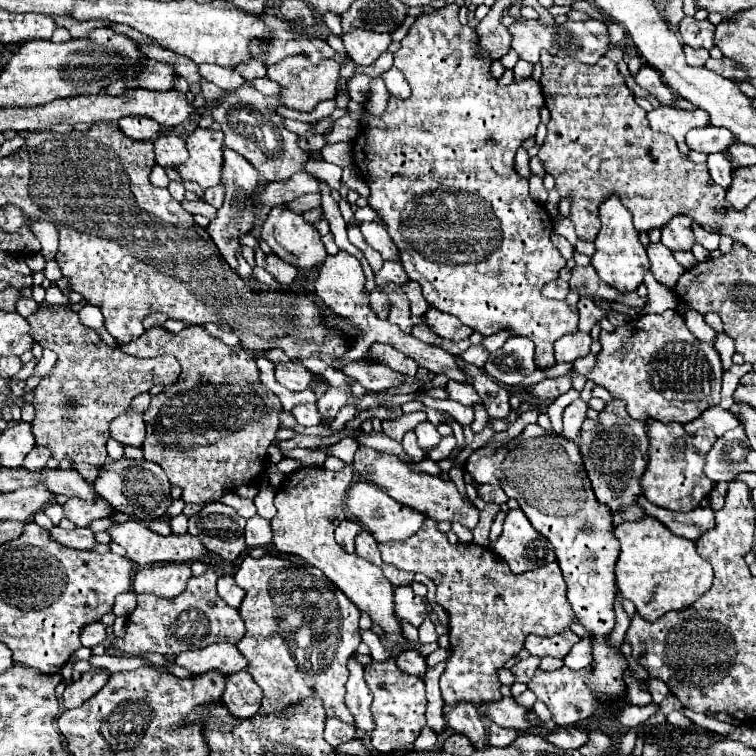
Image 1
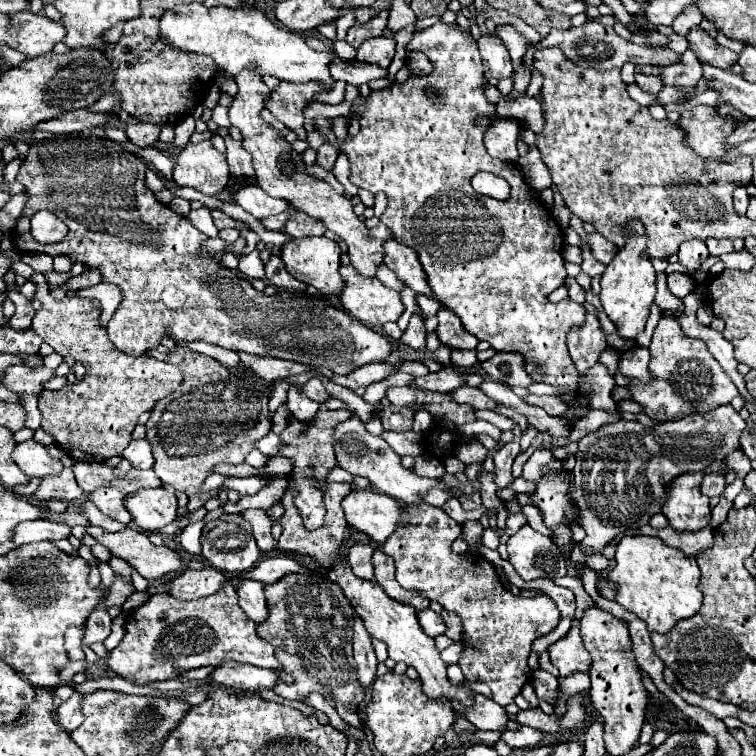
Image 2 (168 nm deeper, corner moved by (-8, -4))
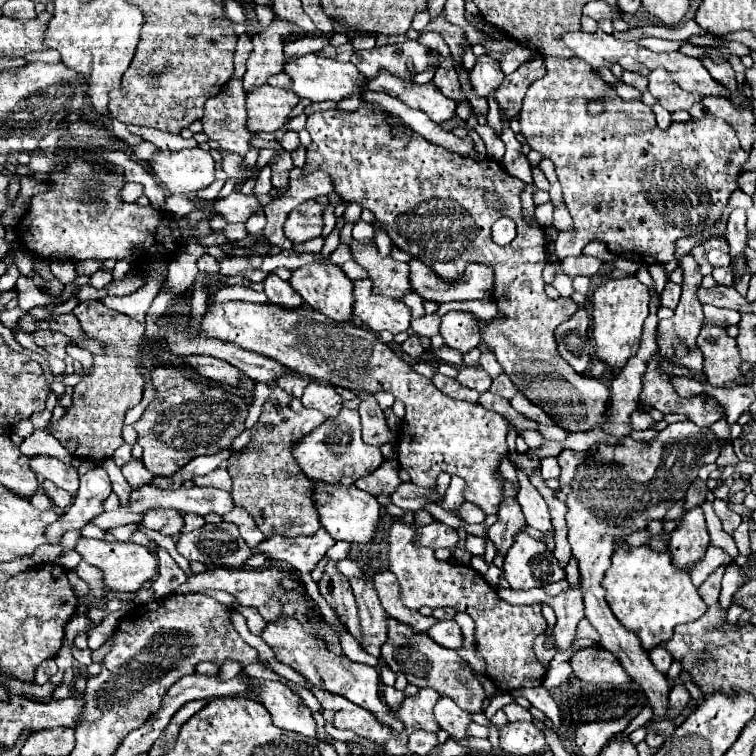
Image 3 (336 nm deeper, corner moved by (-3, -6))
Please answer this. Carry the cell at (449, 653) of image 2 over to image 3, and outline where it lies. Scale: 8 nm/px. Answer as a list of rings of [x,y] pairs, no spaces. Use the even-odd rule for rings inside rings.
[[[439,698],[439,702],[435,704],[435,716],[437,716],[437,722],[441,724],[441,728],[447,730],[449,734],[453,734],[455,738],[467,736],[467,728],[471,724],[471,714],[461,710],[453,700]]]

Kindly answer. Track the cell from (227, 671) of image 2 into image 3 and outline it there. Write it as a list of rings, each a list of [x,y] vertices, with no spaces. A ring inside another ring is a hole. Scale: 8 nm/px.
[[[253,678],[253,682],[261,682],[261,694],[251,696],[257,698],[269,710],[277,728],[315,738],[315,720],[309,708],[301,706],[299,698],[287,686],[263,678]]]

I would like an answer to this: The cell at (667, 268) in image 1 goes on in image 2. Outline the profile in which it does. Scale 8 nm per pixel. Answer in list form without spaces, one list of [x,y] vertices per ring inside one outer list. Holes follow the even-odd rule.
[[[674,272],[674,274],[668,274],[668,288],[676,298],[684,298],[696,288],[696,284],[694,280],[690,280],[690,276]]]

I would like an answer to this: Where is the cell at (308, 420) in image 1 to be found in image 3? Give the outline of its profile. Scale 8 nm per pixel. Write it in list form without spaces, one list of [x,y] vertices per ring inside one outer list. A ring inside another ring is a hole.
[[[283,376],[283,378],[277,380],[277,384],[279,384],[281,390],[285,390],[289,396],[301,398],[303,388],[307,386],[307,380],[299,380],[299,378],[293,378],[293,376]]]

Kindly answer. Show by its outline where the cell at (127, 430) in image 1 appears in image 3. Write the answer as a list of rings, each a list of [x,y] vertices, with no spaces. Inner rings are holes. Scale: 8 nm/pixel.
[[[131,458],[121,470],[123,470],[123,476],[127,478],[127,482],[133,488],[143,486],[143,484],[149,484],[153,480],[153,476],[149,474],[149,470],[143,466],[143,462],[141,460],[135,460],[135,458]]]

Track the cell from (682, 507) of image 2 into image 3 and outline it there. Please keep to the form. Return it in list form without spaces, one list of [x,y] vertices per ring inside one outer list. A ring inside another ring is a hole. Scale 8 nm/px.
[[[695,506],[695,510],[685,510],[669,538],[669,552],[673,554],[673,564],[687,570],[703,558],[707,546],[709,534],[705,528],[703,510],[699,506]]]

